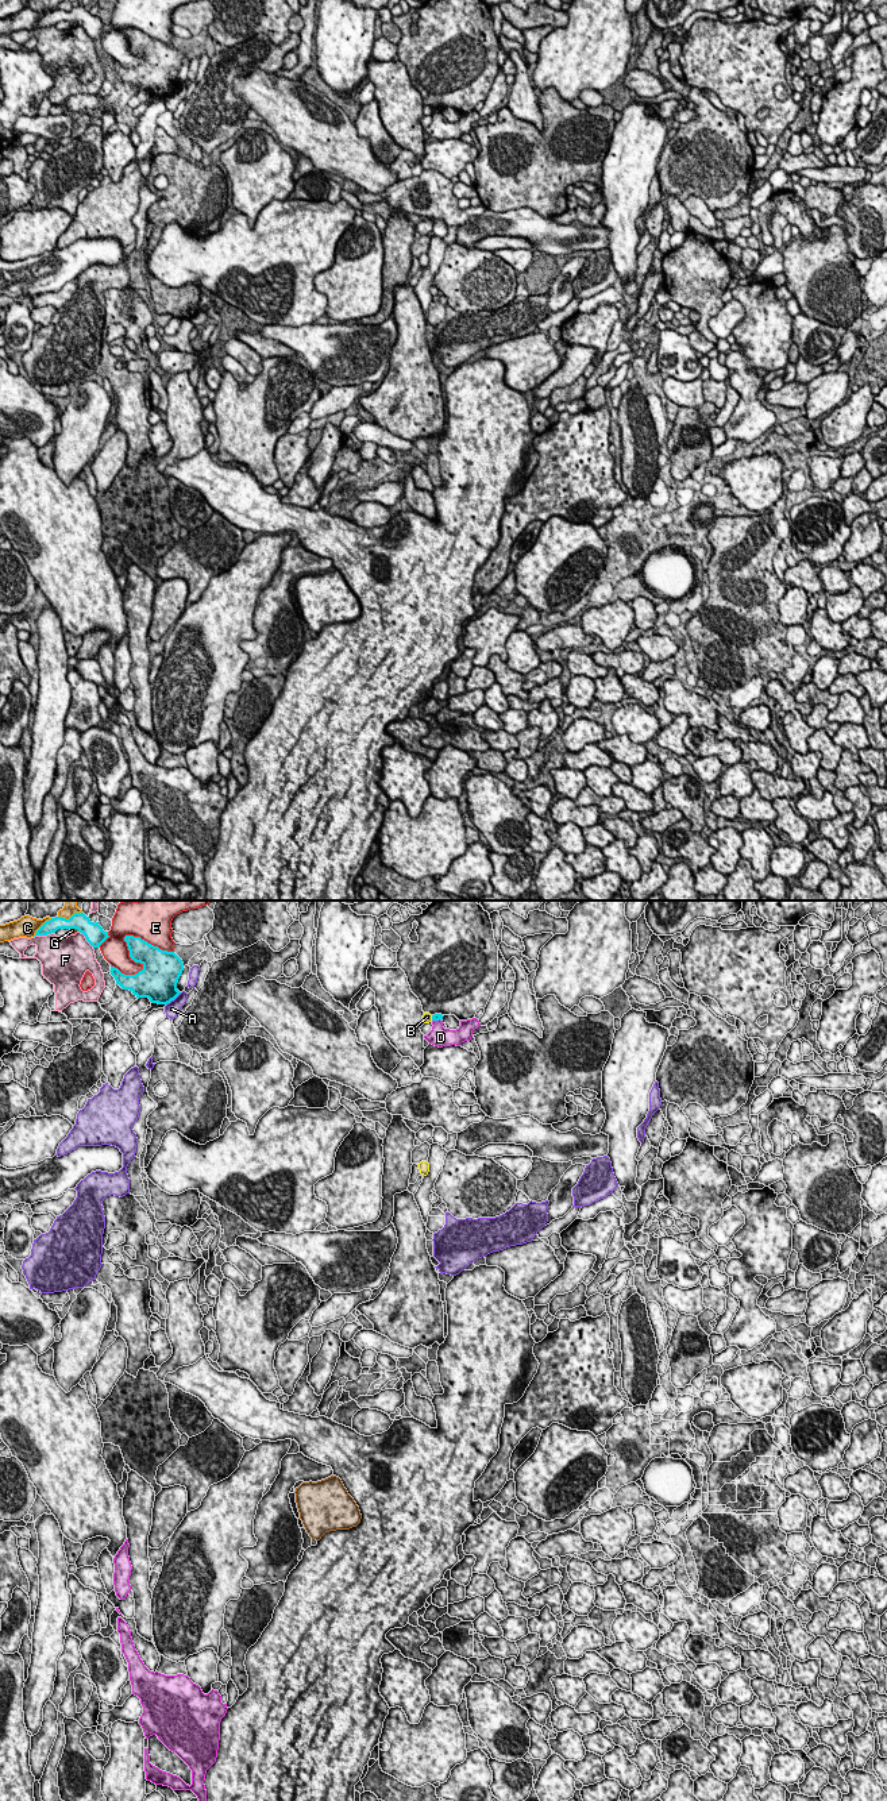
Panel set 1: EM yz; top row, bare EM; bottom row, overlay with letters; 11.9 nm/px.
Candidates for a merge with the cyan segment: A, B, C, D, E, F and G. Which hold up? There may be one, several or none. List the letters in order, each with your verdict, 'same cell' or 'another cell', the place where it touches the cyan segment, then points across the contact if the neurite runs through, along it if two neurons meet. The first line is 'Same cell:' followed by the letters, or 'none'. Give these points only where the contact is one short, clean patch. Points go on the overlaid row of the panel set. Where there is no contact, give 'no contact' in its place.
Same cell: none
A: another cell; contact yz (173, 999)
B: another cell; contact yz (432, 1018)
C: another cell; contact yz (41, 926)
D: another cell; contact yz (436, 1019)
E: another cell; contact yz (127, 945)
F: another cell; contact yz (43, 934)
G: another cell; contact yz (74, 928); border yz (70, 928), (78, 930)

